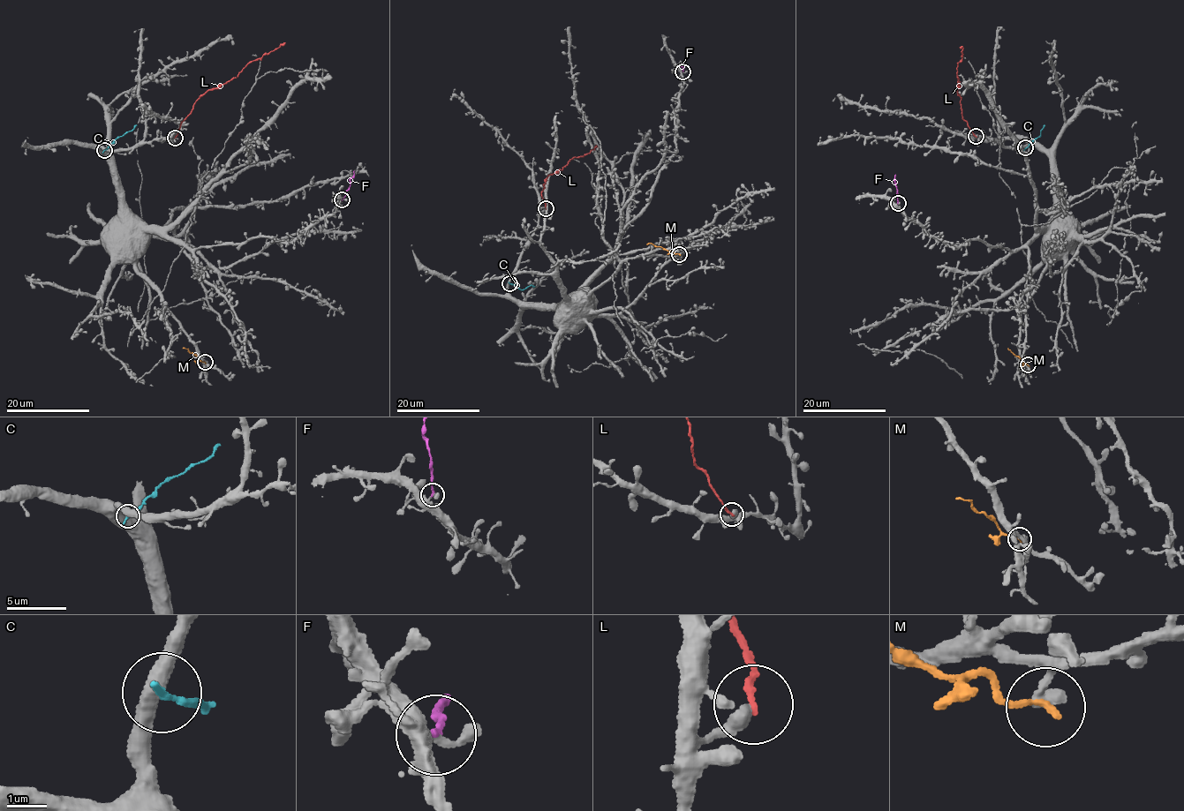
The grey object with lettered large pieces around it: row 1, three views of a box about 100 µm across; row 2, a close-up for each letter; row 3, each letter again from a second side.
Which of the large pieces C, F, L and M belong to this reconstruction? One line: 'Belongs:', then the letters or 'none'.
Belongs: none

